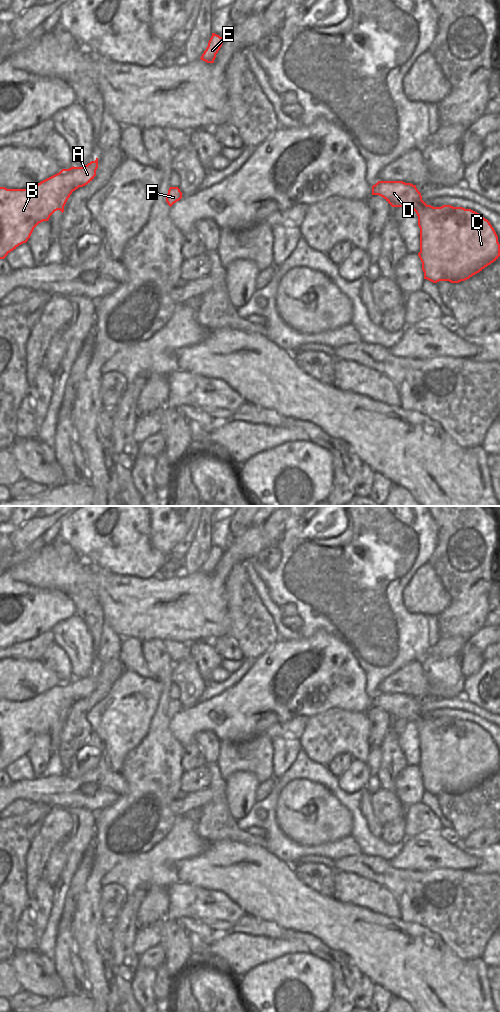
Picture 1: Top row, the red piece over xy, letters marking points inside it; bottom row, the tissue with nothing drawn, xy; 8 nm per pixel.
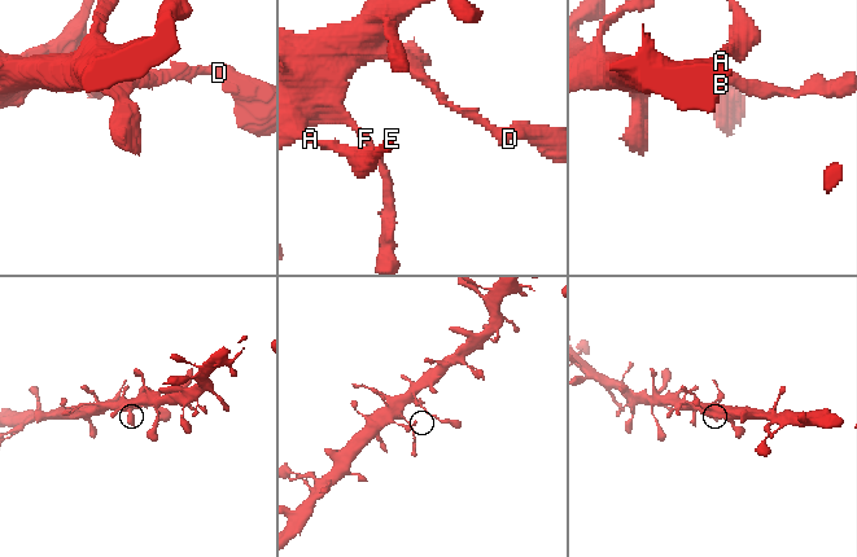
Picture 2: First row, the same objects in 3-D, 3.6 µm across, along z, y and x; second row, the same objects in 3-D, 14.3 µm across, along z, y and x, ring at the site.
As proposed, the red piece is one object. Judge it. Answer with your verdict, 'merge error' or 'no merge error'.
no merge error

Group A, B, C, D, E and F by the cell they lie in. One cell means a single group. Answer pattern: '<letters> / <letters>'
A B C D E F

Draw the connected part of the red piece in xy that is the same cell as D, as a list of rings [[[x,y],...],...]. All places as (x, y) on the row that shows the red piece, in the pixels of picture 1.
[[[378,181],[372,186],[372,195],[383,197],[392,207],[405,207],[416,212],[420,228],[418,256],[424,279],[433,283],[459,283],[479,273],[500,256],[500,244],[494,228],[487,219],[471,209],[427,205],[416,185],[403,181]]]

